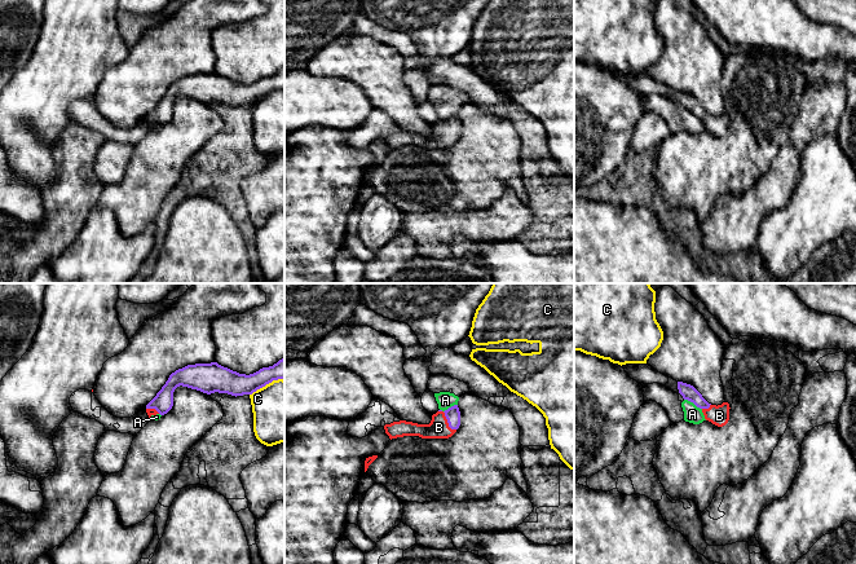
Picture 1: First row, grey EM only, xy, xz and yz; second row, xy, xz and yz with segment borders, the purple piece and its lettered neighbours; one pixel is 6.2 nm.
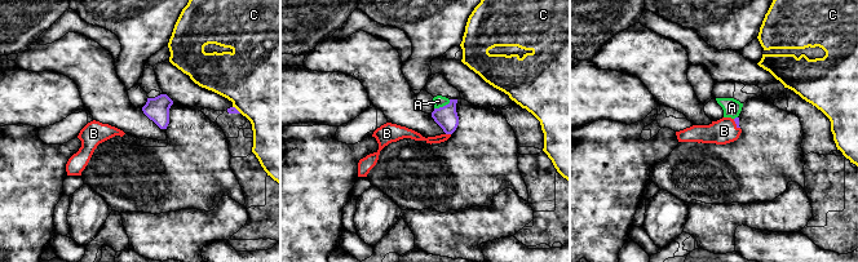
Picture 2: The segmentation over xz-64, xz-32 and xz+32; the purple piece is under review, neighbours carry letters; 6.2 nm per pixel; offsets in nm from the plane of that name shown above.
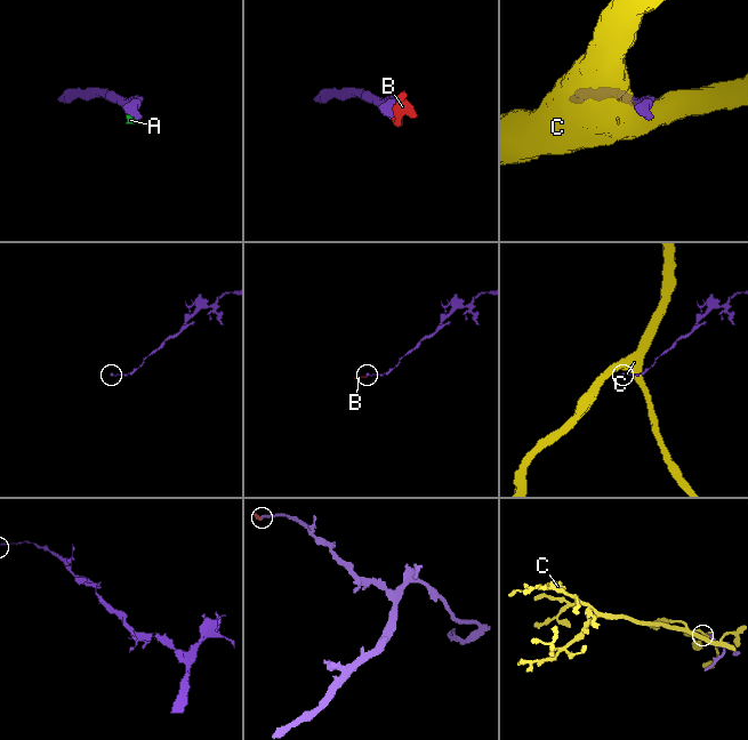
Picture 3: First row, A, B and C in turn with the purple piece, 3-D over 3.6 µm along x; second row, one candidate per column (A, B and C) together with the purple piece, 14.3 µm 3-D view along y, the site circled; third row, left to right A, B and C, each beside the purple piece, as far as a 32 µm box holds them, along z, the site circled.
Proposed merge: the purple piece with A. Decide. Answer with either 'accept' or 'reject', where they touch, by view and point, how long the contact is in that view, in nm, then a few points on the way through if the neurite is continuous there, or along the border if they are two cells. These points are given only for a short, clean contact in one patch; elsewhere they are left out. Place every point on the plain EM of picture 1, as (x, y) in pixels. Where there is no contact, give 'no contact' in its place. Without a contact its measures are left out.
reject | yz (693, 113) | 130 nm | along yz (684, 109), (701, 119)

